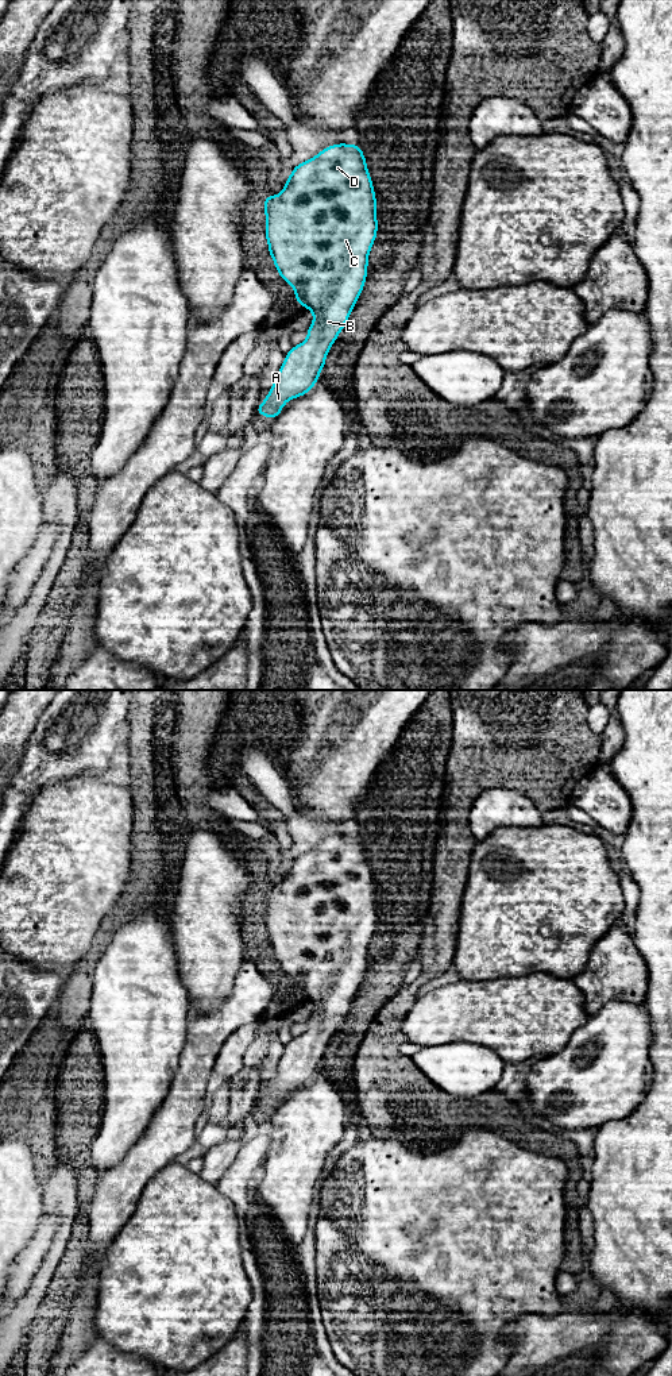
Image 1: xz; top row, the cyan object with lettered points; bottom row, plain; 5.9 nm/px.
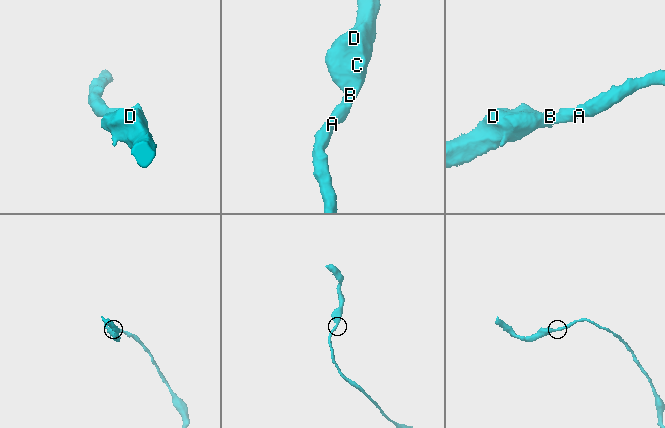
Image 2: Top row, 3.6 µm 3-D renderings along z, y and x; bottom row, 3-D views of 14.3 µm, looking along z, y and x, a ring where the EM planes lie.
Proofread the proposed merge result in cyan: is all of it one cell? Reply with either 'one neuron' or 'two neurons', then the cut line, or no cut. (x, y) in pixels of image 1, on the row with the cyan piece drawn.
one neuron; cut none

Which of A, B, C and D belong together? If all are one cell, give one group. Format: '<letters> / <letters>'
A B C D

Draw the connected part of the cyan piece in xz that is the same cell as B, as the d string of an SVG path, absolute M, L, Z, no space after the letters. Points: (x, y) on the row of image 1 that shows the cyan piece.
M343 142L327 146L313 158L298 163L291 170L281 193L266 196L263 203L269 255L274 261L279 278L293 286L296 302L314 315L314 320L306 329L306 340L293 346L285 355L285 361L275 374L274 385L267 392L267 398L255 411L255 415L275 420L289 400L298 398L313 389L318 381L320 371L325 369L325 358L345 327L364 288L368 255L378 234L378 219L375 190L360 144Z

